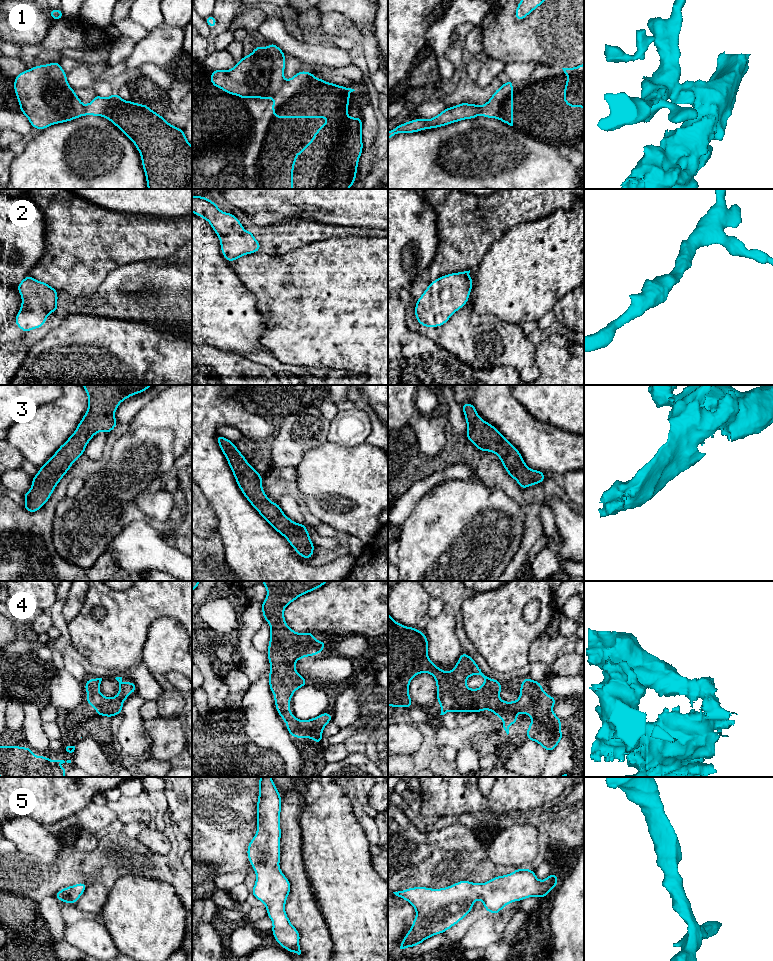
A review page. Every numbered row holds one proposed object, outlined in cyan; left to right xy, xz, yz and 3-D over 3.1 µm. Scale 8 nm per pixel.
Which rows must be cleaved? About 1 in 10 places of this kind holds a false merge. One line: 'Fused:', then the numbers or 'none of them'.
Fused: none of them

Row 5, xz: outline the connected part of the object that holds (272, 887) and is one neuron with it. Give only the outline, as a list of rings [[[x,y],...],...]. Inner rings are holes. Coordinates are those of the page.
[[[260,777],[257,832],[247,848],[249,862],[256,873],[251,894],[265,904],[267,916],[273,923],[271,932],[279,946],[300,955],[300,933],[285,912],[291,884],[279,867],[281,802],[281,795],[272,778]]]

